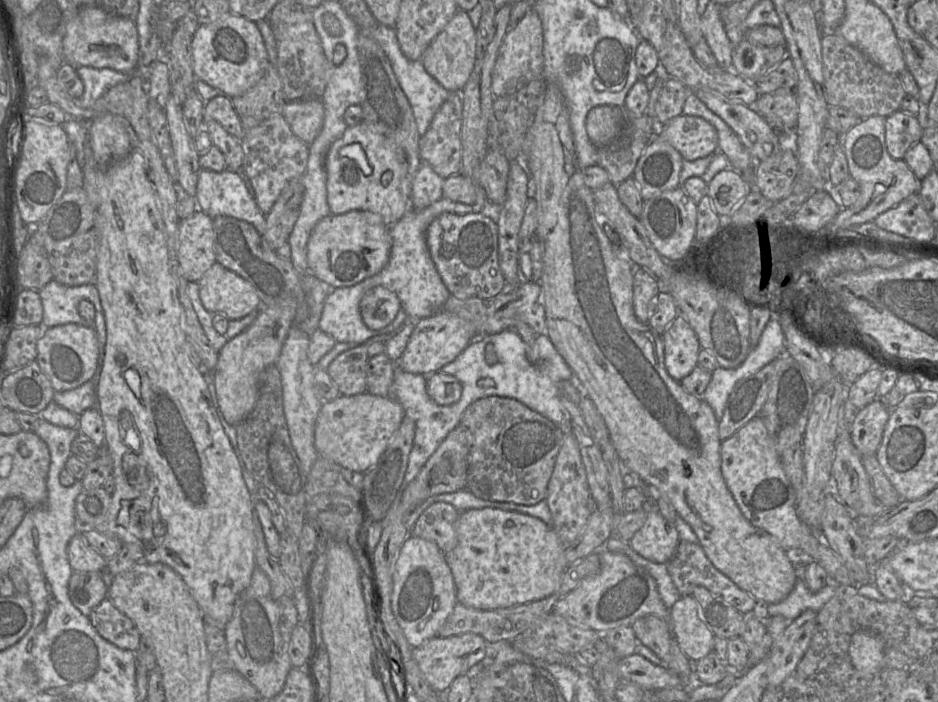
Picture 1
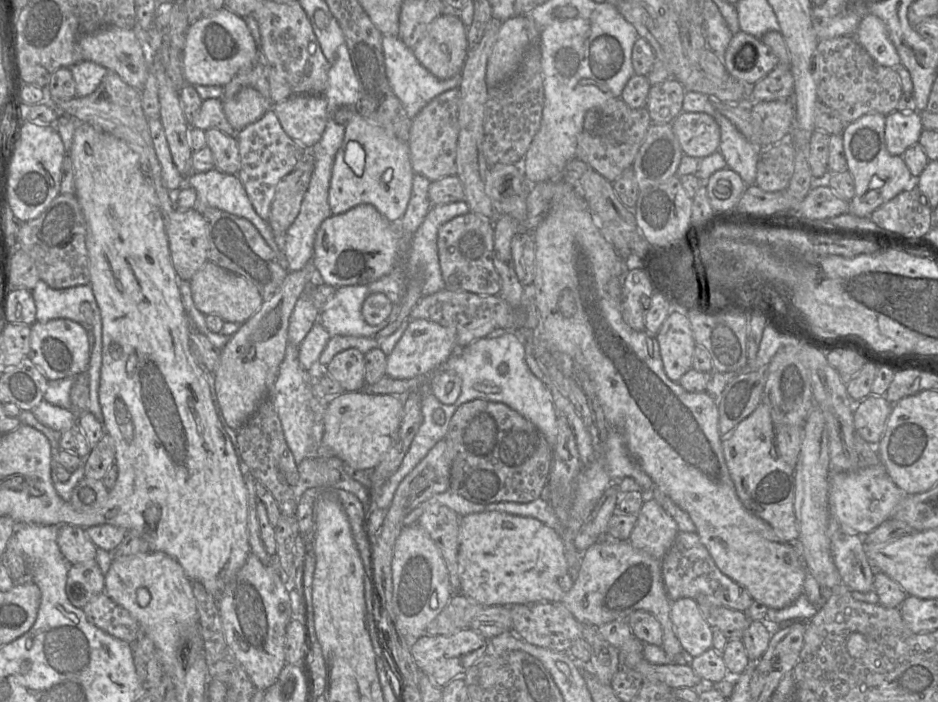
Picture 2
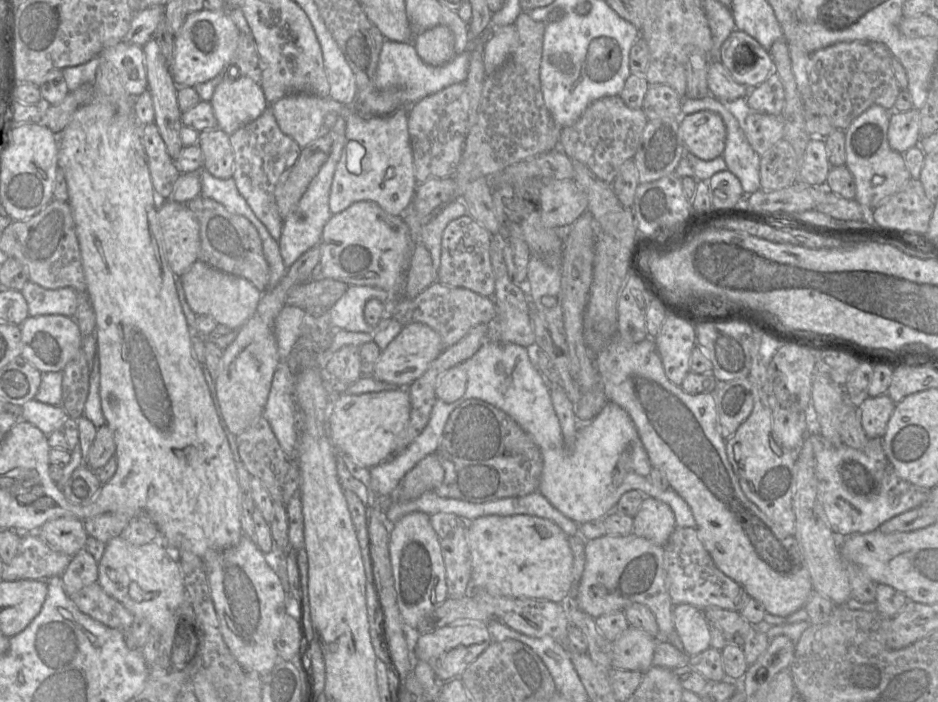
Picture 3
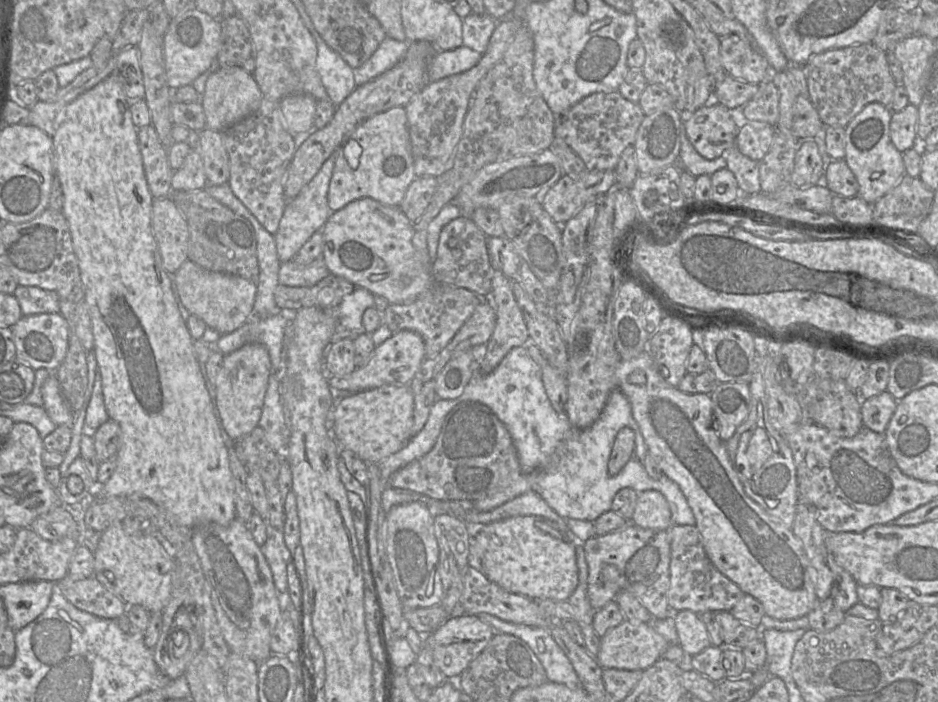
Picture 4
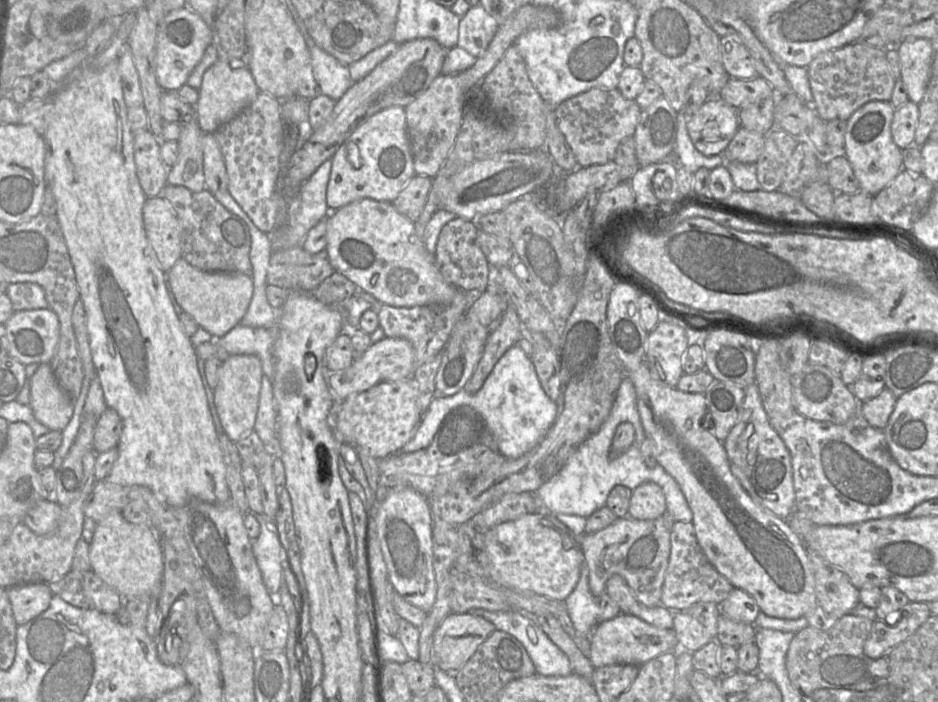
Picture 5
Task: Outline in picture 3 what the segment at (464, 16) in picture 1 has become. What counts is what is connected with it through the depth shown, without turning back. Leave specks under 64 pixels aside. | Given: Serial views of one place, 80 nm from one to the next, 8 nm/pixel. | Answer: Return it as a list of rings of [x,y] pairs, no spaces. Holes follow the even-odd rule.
[[[438,25],[414,36],[413,45],[424,63],[440,66],[455,57],[454,41],[452,31],[447,26]]]

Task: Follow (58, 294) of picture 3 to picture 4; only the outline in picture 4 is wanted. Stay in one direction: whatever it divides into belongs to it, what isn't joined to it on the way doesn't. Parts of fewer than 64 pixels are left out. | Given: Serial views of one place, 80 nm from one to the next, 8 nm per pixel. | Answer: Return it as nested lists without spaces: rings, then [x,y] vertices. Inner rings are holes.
[[[18,285],[13,295],[19,302],[23,316],[60,312],[59,298],[55,291]]]

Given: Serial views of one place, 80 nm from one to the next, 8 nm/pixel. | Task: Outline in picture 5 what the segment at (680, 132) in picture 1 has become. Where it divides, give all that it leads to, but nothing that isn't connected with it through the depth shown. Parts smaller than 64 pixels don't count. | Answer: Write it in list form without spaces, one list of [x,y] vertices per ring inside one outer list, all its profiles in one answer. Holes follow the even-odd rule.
[[[711,96],[687,123],[696,149],[707,157],[723,155],[739,129],[738,110]]]

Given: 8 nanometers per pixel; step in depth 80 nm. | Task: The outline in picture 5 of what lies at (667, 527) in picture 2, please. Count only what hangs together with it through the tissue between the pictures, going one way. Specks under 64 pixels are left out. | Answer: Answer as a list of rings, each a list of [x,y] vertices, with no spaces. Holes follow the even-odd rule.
[[[645,482],[632,491],[629,517],[636,520],[653,520],[666,512],[666,498],[658,484]]]

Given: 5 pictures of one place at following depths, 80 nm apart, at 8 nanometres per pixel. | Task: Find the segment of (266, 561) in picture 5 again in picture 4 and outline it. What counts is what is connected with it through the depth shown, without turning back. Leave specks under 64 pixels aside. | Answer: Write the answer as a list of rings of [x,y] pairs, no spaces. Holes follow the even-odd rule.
[[[267,523],[267,540],[260,548],[271,569],[277,591],[289,602],[287,563],[291,552],[285,545],[283,531]]]

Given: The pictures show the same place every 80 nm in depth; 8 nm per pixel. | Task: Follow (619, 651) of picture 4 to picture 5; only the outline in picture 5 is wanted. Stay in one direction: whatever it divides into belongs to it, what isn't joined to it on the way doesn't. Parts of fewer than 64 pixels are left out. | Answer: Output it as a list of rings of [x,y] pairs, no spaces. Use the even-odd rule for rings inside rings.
[[[621,613],[600,621],[590,634],[589,660],[594,668],[613,664],[640,666],[666,652],[679,650],[678,639],[673,629],[661,629],[637,616]]]

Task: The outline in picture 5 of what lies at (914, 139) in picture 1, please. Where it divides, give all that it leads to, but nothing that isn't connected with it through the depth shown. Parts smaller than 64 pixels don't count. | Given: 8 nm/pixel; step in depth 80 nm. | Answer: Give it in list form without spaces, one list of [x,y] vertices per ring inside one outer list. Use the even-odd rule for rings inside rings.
[[[910,100],[895,109],[891,123],[891,135],[900,150],[914,145],[918,118],[918,105]]]

